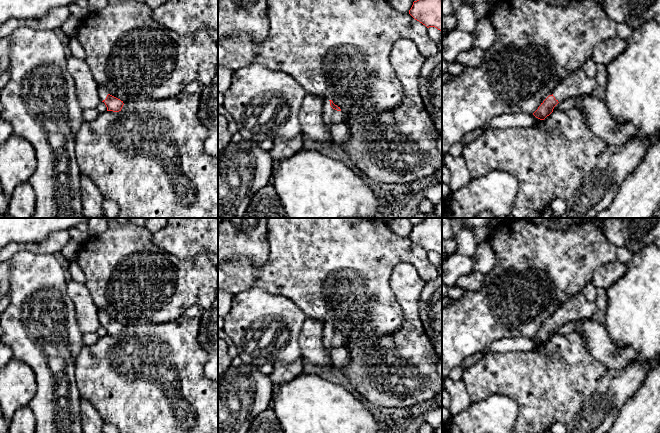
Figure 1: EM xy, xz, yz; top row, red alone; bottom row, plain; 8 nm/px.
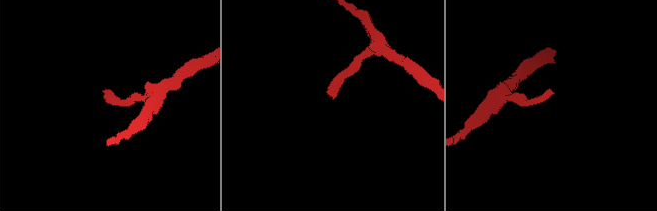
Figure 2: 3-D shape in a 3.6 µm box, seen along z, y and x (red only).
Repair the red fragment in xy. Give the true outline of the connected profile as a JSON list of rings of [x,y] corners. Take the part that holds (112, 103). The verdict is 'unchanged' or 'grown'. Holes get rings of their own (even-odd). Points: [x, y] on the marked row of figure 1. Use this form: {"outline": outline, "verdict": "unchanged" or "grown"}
{"outline": [[[99,87],[99,97],[105,103],[107,111],[119,112],[124,105],[123,101],[108,94],[103,87]]], "verdict": "grown"}

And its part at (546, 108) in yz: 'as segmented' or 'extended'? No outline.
extended

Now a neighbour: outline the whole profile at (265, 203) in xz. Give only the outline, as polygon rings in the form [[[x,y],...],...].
[[[268,183],[252,197],[243,218],[286,218],[273,184]]]

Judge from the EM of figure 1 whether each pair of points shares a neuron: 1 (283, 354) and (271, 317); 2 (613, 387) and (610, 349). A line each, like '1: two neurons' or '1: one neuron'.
1: one neuron
2: two neurons

